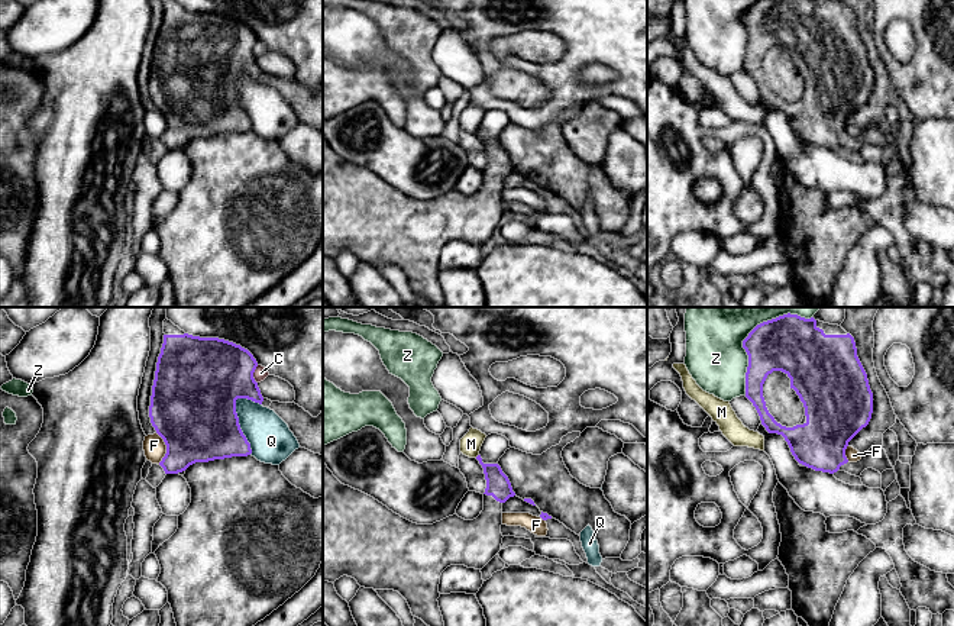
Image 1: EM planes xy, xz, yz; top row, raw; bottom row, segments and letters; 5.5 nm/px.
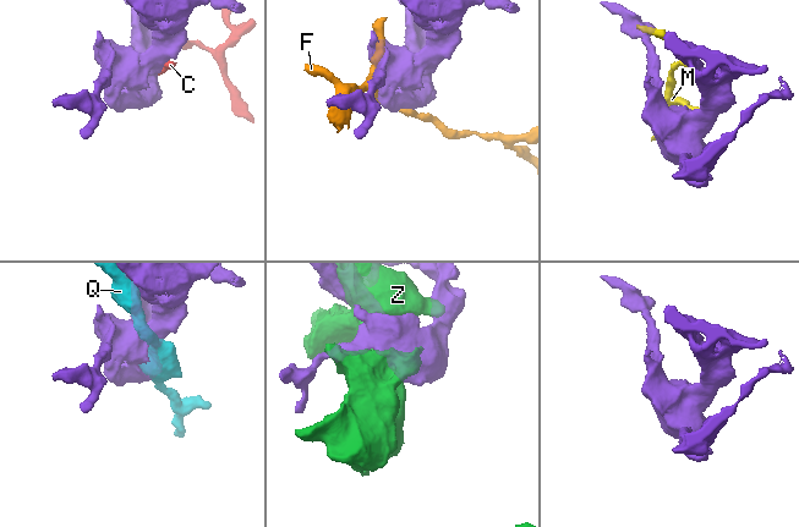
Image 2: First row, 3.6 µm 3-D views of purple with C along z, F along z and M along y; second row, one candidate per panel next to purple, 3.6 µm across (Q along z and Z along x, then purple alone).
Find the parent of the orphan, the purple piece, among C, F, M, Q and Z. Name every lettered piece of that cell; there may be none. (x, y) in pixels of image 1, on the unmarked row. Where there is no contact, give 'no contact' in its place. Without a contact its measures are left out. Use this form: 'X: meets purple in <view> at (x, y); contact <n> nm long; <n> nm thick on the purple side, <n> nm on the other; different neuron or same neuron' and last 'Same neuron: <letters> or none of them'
C: meets purple in xy at (252, 49); contact 100 nm long; 420 nm thick on the purple side, 80 nm on the other; different neuron
F: meets purple in xy at (167, 123); contact 180 nm long; 460 nm thick on the purple side, 120 nm on the other; different neuron
M: no contact; different neuron
Q: meets purple in xy at (239, 102); contact 320 nm long; 440 nm thick on the purple side, 240 nm on the other; different neuron
Z: meets purple in yz at (749, 35); contact 400 nm long; 280 nm thick on the purple side, 320 nm on the other; different neuron
Same neuron: none of them

